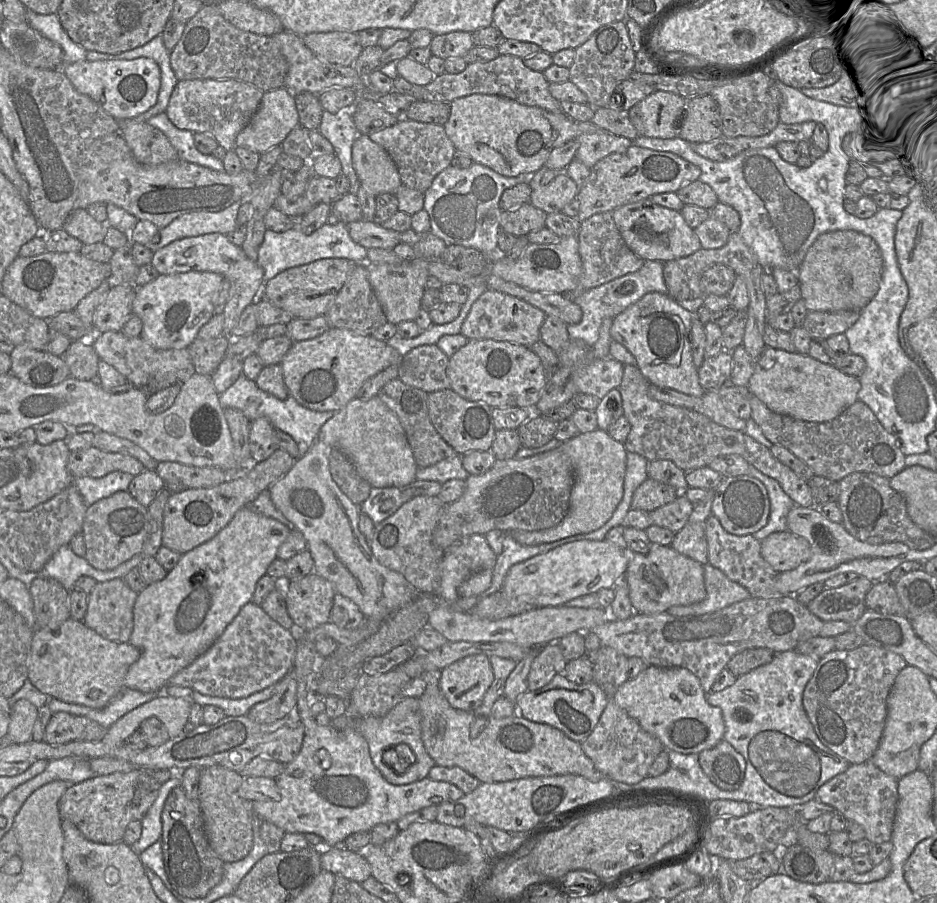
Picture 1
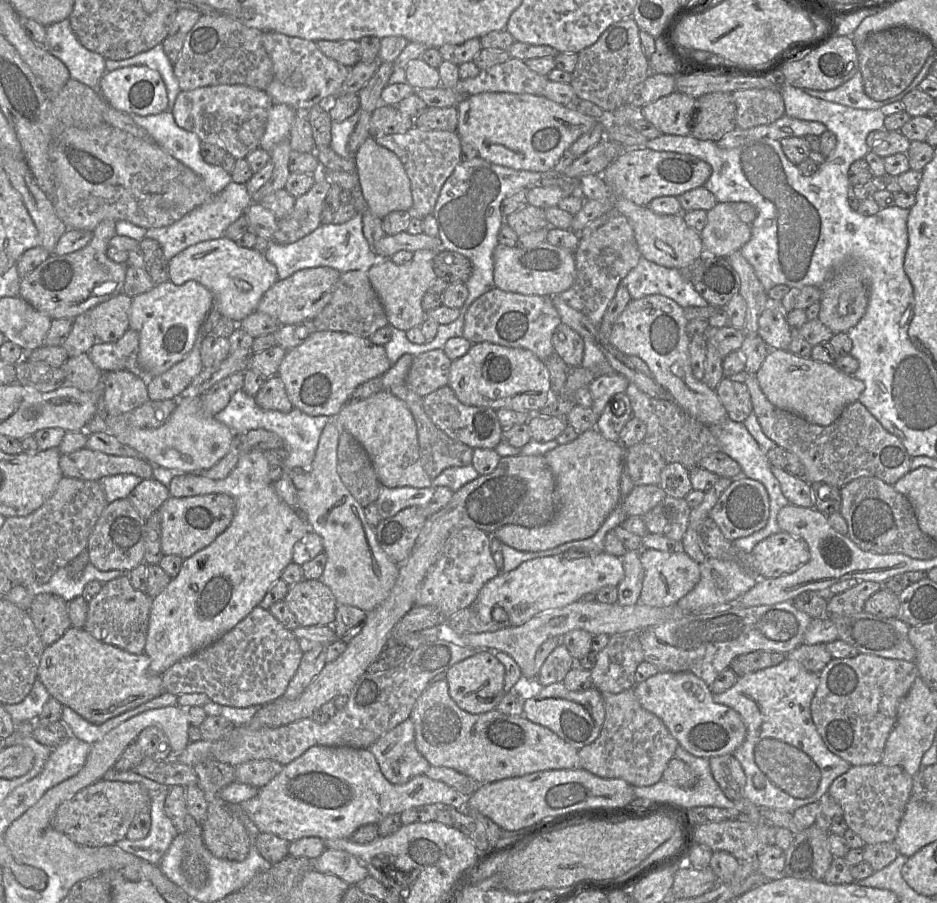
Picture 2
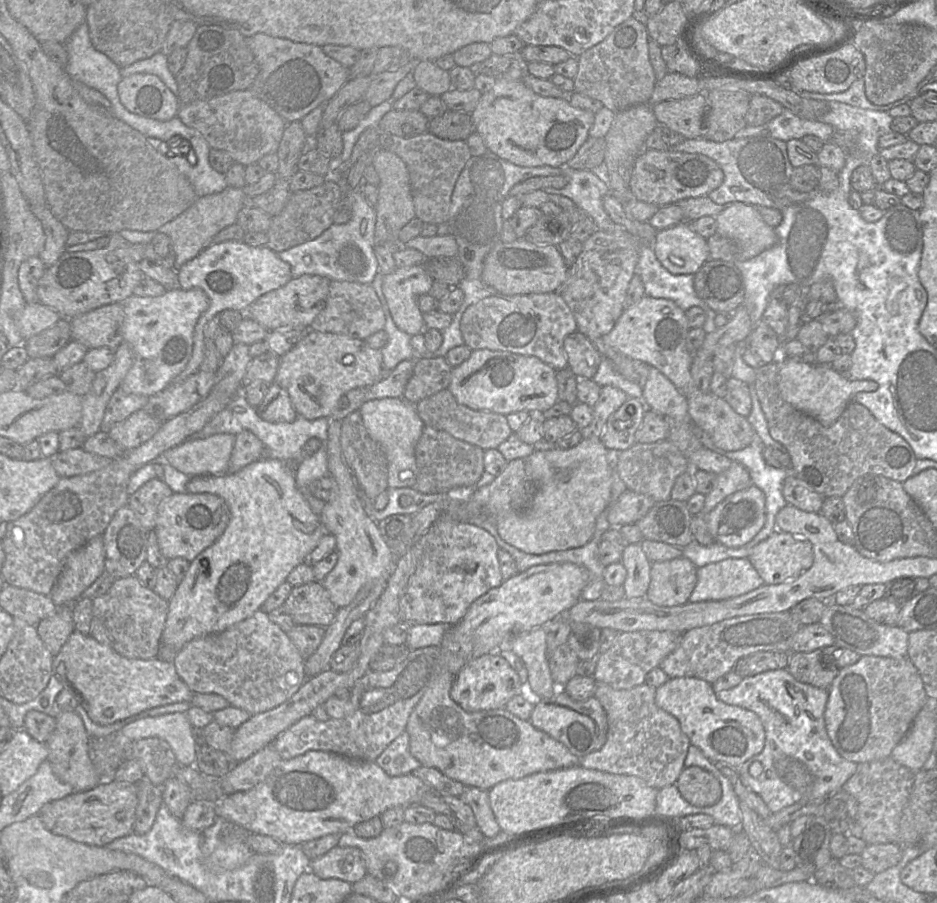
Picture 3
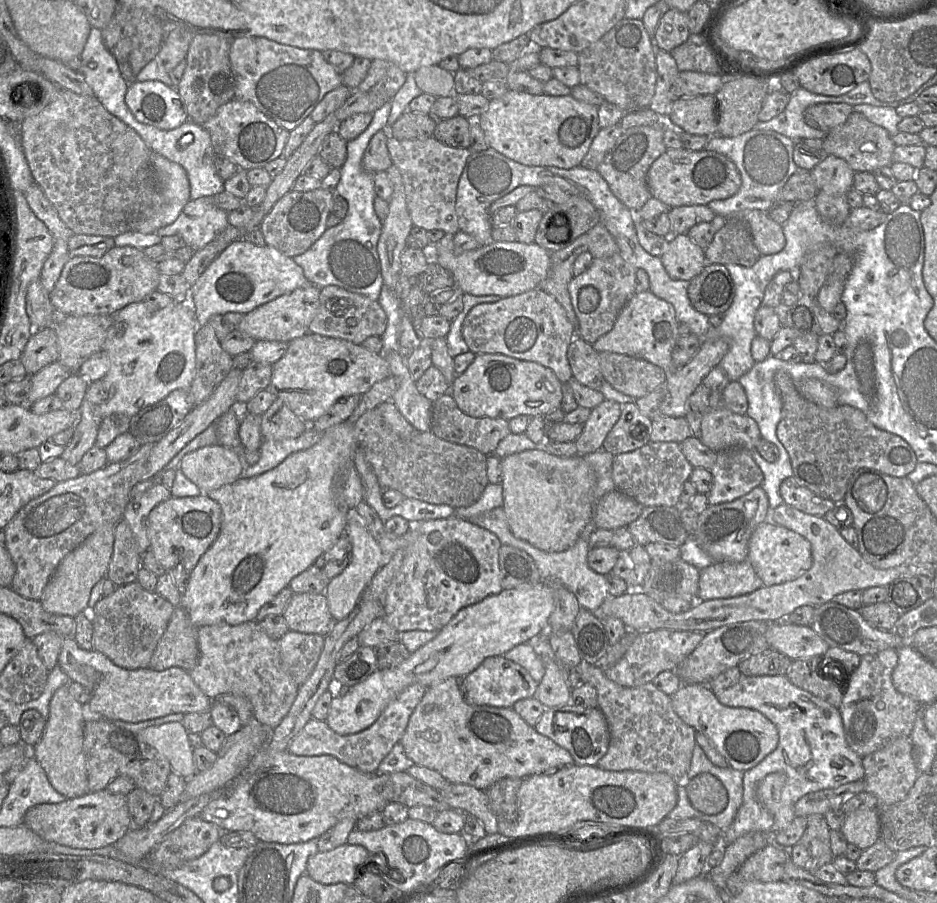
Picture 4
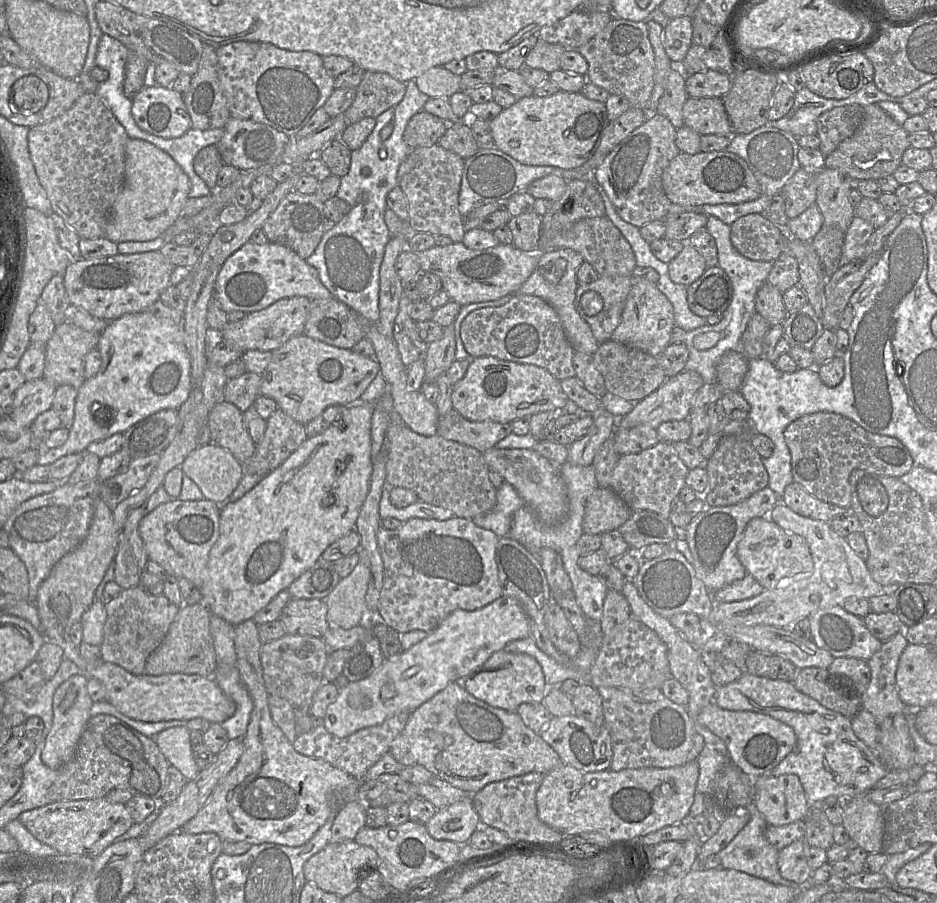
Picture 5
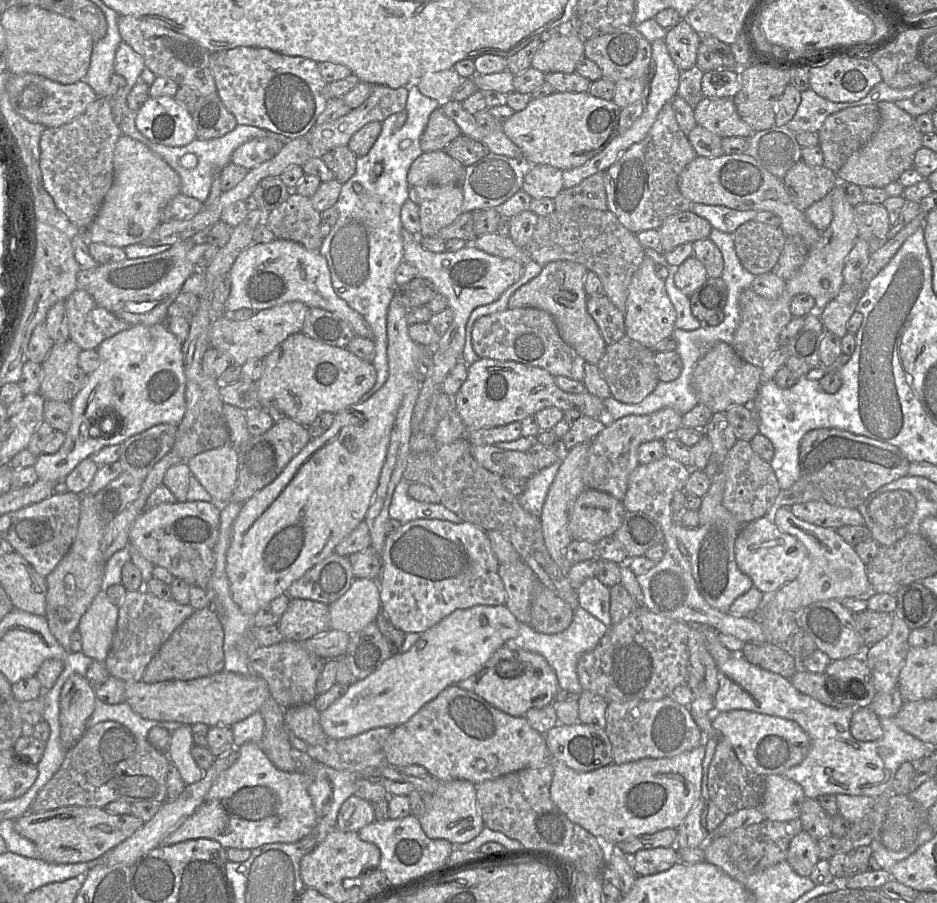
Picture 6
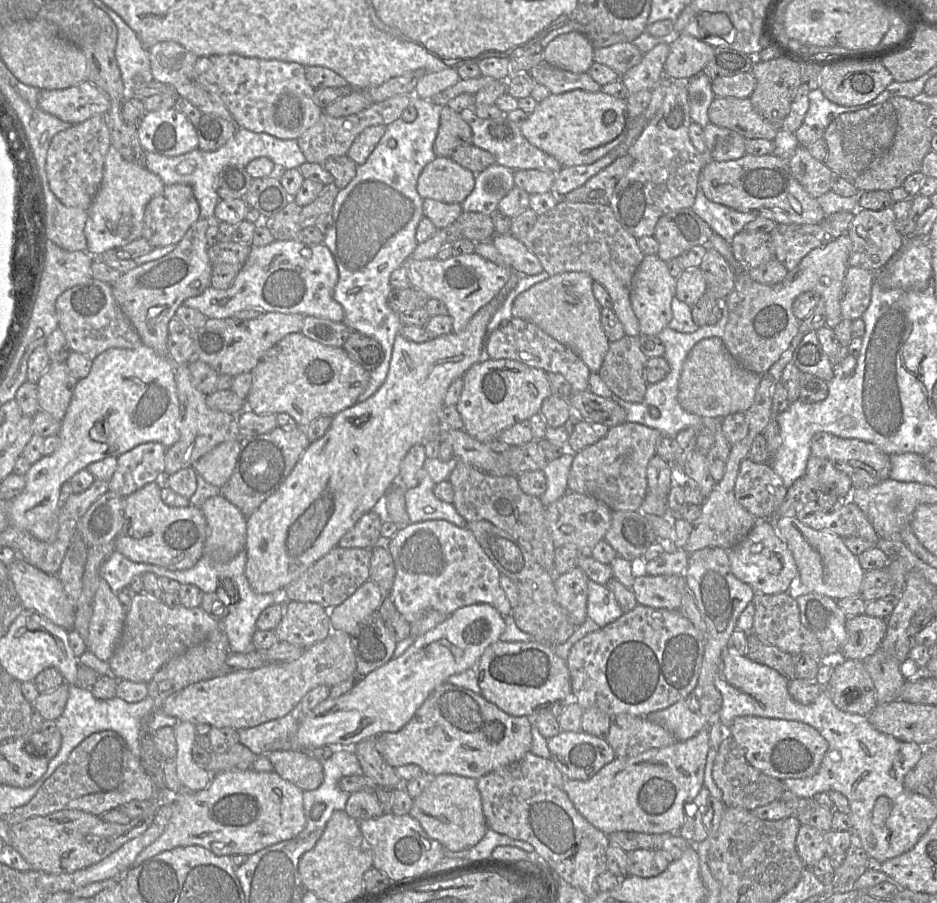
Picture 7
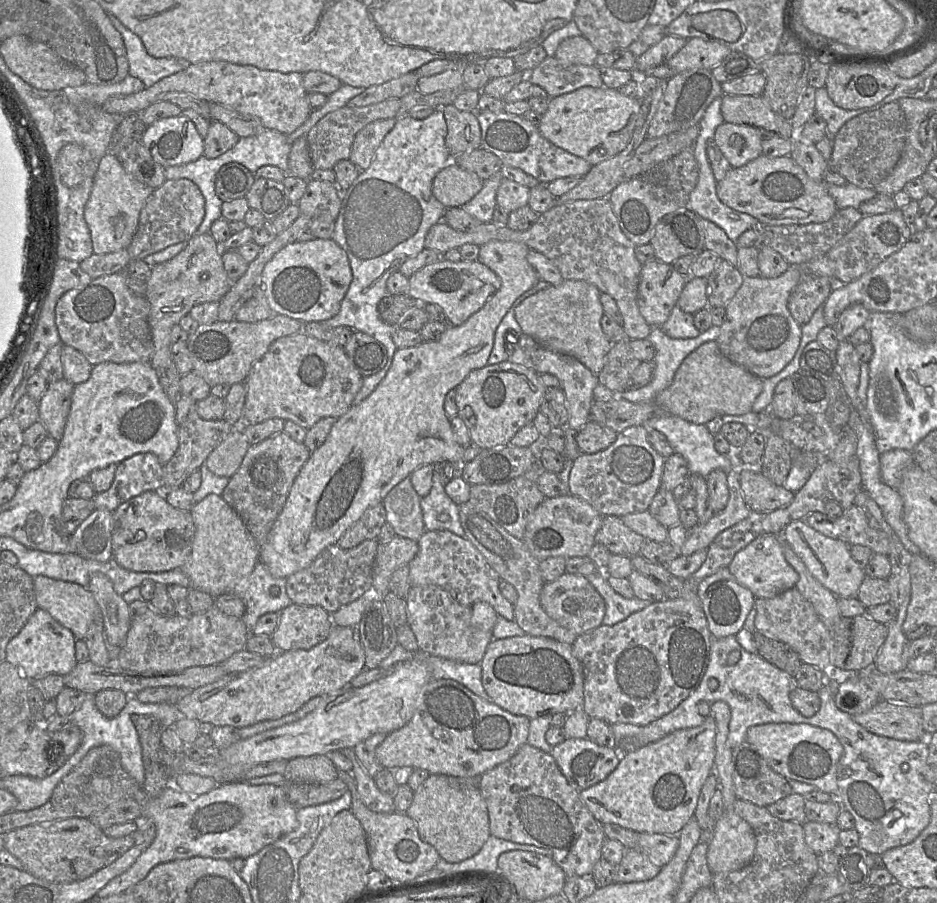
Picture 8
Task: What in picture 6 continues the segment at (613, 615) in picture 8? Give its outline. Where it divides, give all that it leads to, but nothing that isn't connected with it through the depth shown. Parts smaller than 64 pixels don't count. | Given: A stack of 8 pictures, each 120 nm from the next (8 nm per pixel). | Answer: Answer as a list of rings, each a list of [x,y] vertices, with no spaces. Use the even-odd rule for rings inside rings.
[[[596,577],[588,578],[577,589],[579,605],[607,627],[611,626],[610,588]]]

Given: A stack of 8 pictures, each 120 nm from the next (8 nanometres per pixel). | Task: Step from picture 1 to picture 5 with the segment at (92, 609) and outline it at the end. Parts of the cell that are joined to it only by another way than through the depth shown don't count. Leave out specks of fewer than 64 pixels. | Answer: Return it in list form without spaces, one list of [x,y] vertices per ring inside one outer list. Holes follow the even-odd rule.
[[[138,586],[122,589],[118,596],[105,603],[107,617],[104,624],[103,641],[99,647],[102,660],[116,664],[133,675],[143,674],[146,660],[164,640],[179,609],[180,607],[172,603],[163,594],[150,595]]]

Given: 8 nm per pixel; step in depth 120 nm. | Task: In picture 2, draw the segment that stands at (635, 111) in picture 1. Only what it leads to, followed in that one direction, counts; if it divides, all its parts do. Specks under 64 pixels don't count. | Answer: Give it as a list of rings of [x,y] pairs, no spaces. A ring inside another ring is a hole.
[[[674,91],[641,108],[643,117],[662,134],[687,136],[696,114],[691,96]]]

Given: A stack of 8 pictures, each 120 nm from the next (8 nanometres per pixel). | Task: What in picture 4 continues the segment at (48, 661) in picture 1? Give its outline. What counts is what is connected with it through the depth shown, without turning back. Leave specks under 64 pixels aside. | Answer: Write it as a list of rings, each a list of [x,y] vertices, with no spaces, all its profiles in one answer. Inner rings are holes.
[[[63,637],[62,649],[58,657],[59,666],[69,677],[70,681],[84,686],[89,694],[89,704],[92,711],[102,714],[106,718],[137,723],[176,713],[208,712],[213,700],[207,697],[194,683],[189,672],[179,667],[171,667],[163,671],[147,668],[128,670],[115,665],[107,656],[92,649],[84,650],[78,646],[74,637]]]

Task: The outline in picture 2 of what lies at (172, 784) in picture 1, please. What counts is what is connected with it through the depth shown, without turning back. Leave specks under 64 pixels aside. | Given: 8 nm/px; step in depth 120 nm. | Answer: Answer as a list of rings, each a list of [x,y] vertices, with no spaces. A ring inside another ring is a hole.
[[[165,787],[151,794],[151,827],[148,835],[140,840],[131,841],[125,838],[115,843],[123,851],[146,860],[153,865],[159,865],[163,855],[178,835],[176,828],[164,811],[168,788]]]

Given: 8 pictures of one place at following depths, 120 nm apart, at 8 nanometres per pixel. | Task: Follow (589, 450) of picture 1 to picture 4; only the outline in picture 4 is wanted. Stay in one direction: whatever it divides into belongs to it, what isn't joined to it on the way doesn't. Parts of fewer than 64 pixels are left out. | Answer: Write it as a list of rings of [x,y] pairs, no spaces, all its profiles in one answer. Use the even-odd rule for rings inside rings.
[[[543,447],[501,458],[503,509],[512,534],[545,552],[563,552],[572,547],[590,519],[594,520],[596,475],[582,455],[564,458],[548,453]]]

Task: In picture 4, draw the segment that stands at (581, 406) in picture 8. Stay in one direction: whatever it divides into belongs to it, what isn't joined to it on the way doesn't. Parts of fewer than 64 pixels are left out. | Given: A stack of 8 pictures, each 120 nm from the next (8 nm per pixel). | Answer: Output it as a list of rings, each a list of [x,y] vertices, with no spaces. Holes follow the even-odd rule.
[[[536,288],[520,295],[502,298],[494,303],[483,303],[473,307],[462,324],[462,336],[469,350],[474,354],[502,354],[515,359],[537,362],[550,368],[562,383],[571,379],[572,370],[567,358],[570,343],[577,335],[577,329],[567,318],[566,312],[554,296]]]

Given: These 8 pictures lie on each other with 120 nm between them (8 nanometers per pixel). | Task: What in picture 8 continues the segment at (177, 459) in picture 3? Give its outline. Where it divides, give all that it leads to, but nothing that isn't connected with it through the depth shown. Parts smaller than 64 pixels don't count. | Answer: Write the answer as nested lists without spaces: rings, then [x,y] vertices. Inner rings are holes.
[[[234,426],[230,434],[209,454],[205,465],[216,476],[231,478],[239,469],[249,446],[241,426]]]

